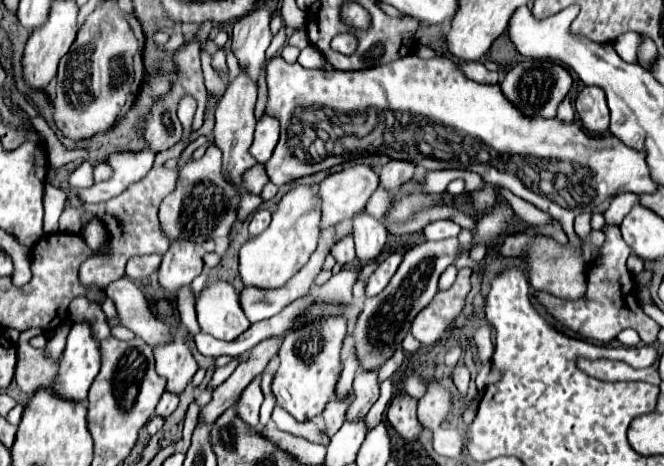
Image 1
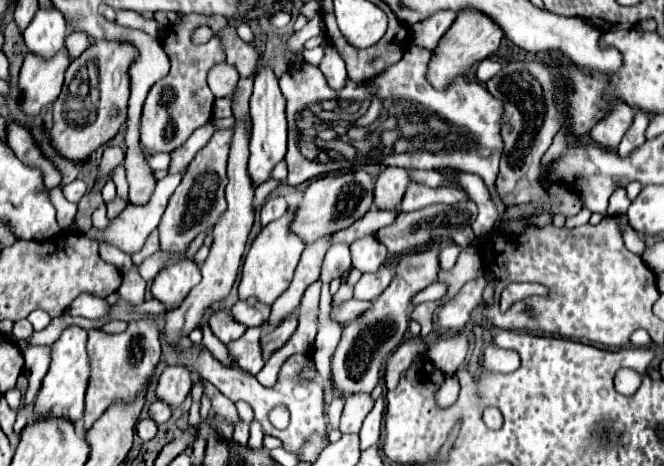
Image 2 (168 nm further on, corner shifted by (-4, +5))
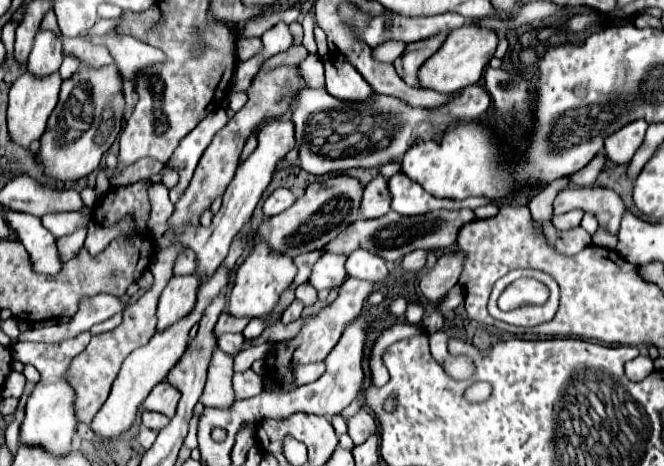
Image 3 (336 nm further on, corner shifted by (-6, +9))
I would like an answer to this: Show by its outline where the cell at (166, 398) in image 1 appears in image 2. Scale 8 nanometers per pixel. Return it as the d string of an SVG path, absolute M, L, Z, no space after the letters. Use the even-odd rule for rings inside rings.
M153 401L153 405L149 407L149 417L155 419L157 423L165 423L169 421L173 415L171 405L163 405L163 401Z

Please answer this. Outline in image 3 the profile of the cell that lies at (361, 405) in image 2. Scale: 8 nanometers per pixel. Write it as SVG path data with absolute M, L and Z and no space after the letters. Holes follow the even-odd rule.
M361 407L361 411L347 421L347 427L349 427L349 437L353 439L355 445L365 443L367 437L377 431L375 419L373 419L371 411L367 411L367 407Z

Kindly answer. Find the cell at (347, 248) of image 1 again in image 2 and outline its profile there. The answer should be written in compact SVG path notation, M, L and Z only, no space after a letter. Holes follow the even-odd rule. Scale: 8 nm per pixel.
M335 243L331 245L331 249L325 255L323 261L323 269L321 269L321 281L327 283L337 275L343 275L351 269L351 251L347 243Z

